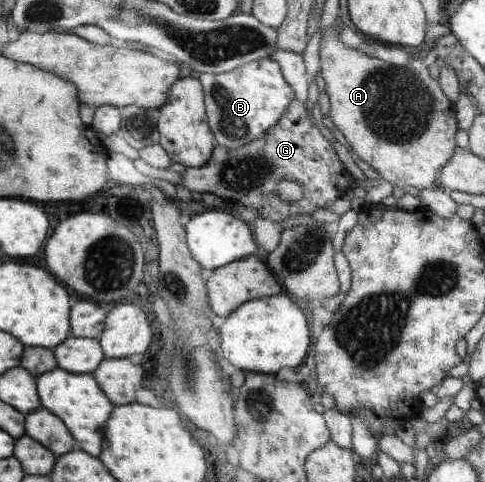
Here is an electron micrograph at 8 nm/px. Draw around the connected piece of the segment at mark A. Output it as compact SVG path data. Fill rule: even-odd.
M324 29L320 41L320 75L328 94L329 118L349 144L354 158L363 160L377 172L379 179L388 182L396 193L404 186L417 190L432 188L441 168L452 158L455 150L453 134L457 132L456 112L448 95L429 76L421 59L407 59L405 65L392 65L377 57L361 54L361 50L347 47L338 39L339 30Z

